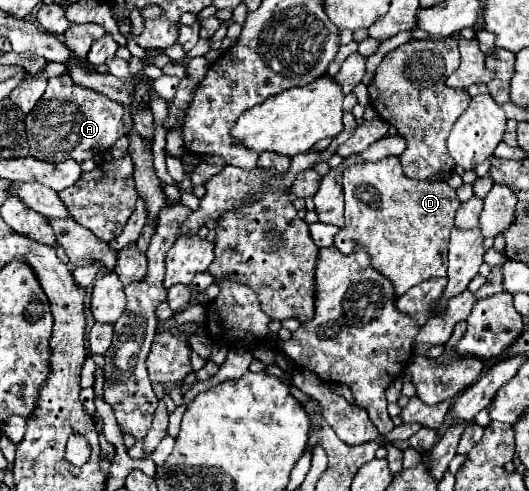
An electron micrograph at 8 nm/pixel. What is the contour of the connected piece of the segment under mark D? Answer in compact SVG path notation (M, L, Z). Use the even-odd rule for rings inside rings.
M394 156L382 158L378 162L356 164L344 172L344 194L346 194L346 226L336 234L334 246L342 254L352 254L356 246L362 246L372 260L372 268L384 274L392 286L394 296L406 294L414 284L420 284L428 278L446 276L448 268L448 238L454 226L456 210L460 208L460 200L456 198L456 190L446 182L426 182L426 180L410 180L400 170L400 160Z

